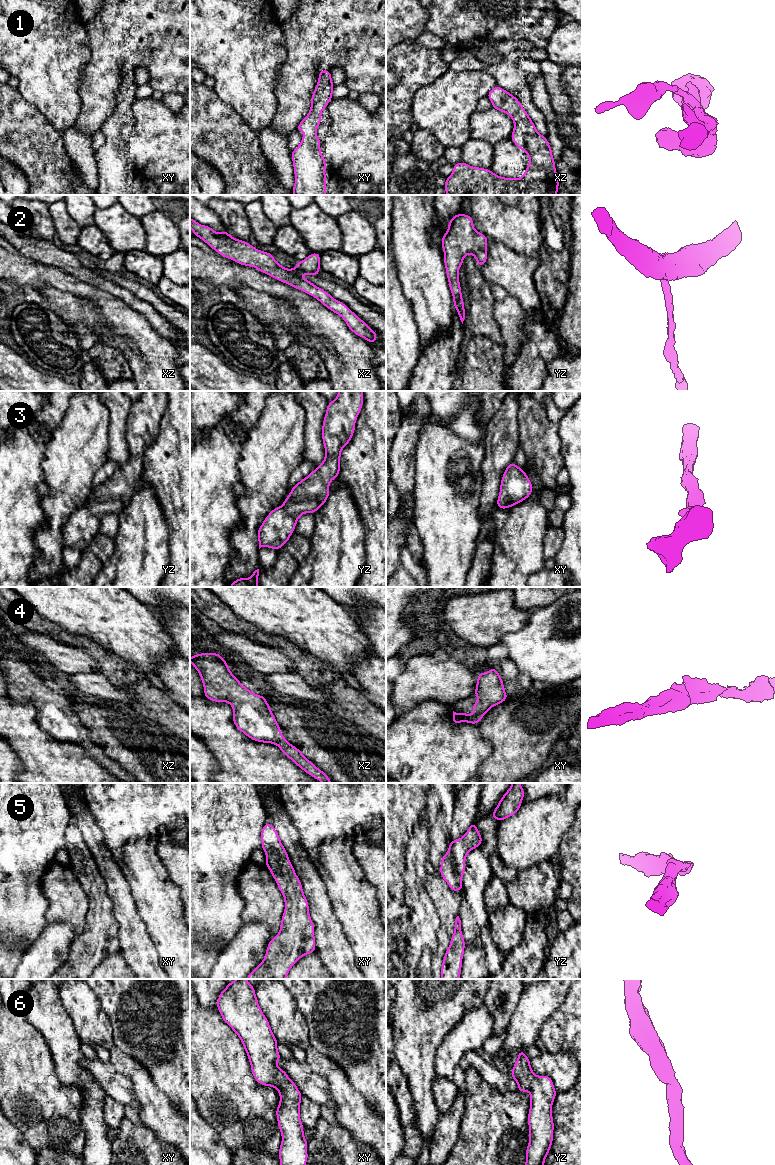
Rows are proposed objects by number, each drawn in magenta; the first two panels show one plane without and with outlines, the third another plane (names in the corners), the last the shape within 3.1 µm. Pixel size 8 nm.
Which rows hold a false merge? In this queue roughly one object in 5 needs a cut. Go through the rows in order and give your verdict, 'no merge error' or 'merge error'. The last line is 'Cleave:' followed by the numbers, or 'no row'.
1: no merge error
2: no merge error
3: no merge error
4: no merge error
5: no merge error
6: no merge error
Cleave: no row

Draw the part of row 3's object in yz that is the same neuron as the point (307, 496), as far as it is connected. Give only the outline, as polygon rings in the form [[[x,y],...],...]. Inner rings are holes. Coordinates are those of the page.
[[[338,391],[337,397],[328,403],[322,425],[322,440],[325,448],[323,462],[307,477],[294,485],[284,503],[274,508],[262,522],[257,537],[259,549],[268,547],[279,550],[289,541],[293,534],[299,517],[305,513],[315,513],[327,501],[330,490],[329,485],[340,472],[341,450],[350,442],[355,422],[363,406],[363,391]]]

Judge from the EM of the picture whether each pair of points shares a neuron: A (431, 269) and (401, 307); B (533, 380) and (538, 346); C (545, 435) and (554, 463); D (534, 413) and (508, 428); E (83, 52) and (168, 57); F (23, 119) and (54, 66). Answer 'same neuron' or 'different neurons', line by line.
A: different neurons
B: same neuron
C: same neuron
D: different neurons
E: different neurons
F: different neurons

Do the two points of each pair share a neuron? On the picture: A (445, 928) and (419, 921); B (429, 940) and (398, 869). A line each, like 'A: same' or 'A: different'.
A: different
B: different

